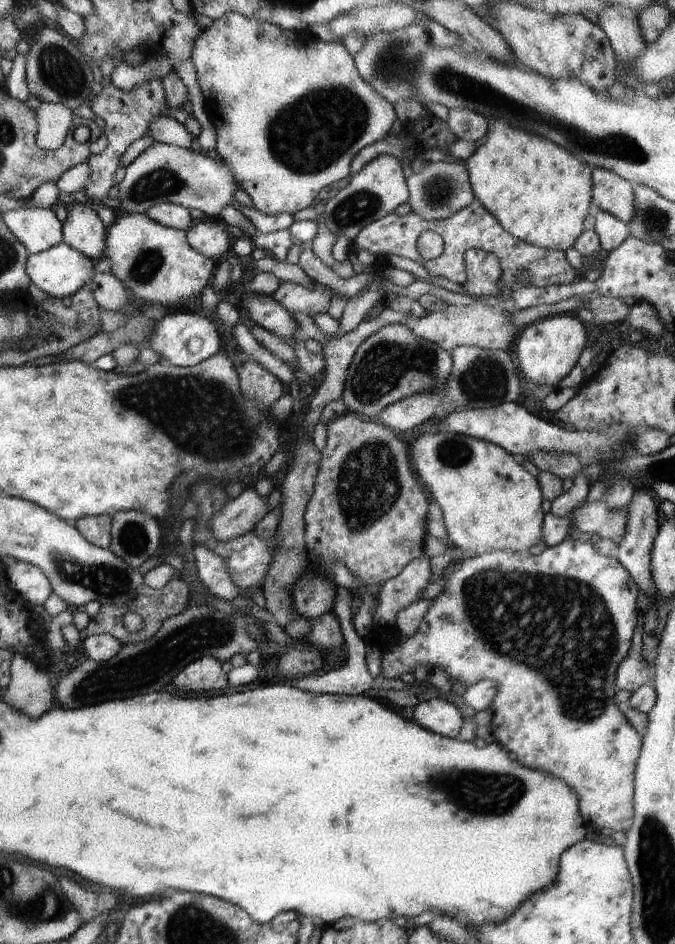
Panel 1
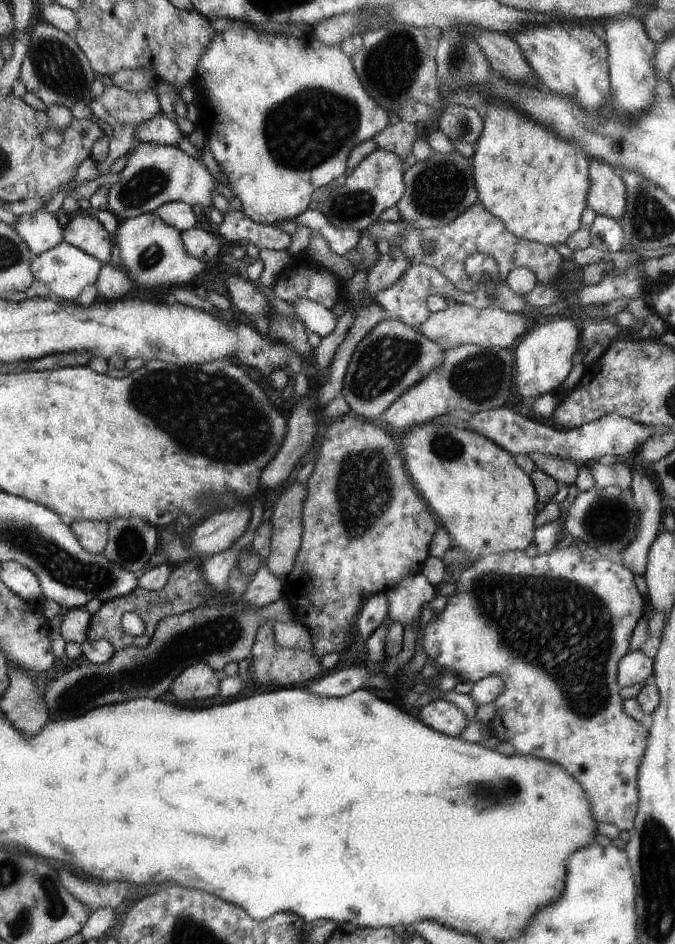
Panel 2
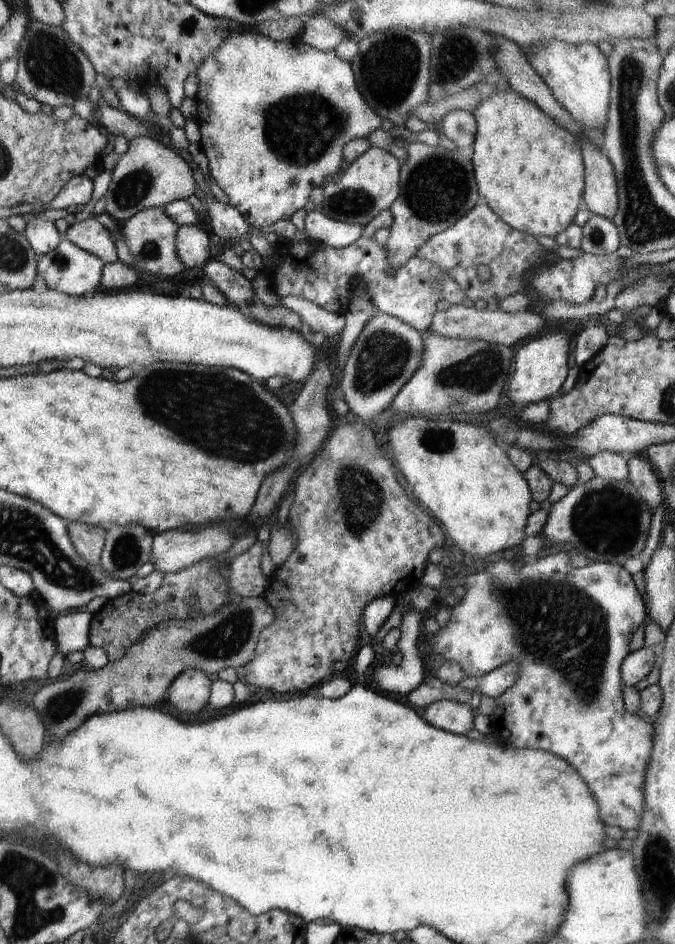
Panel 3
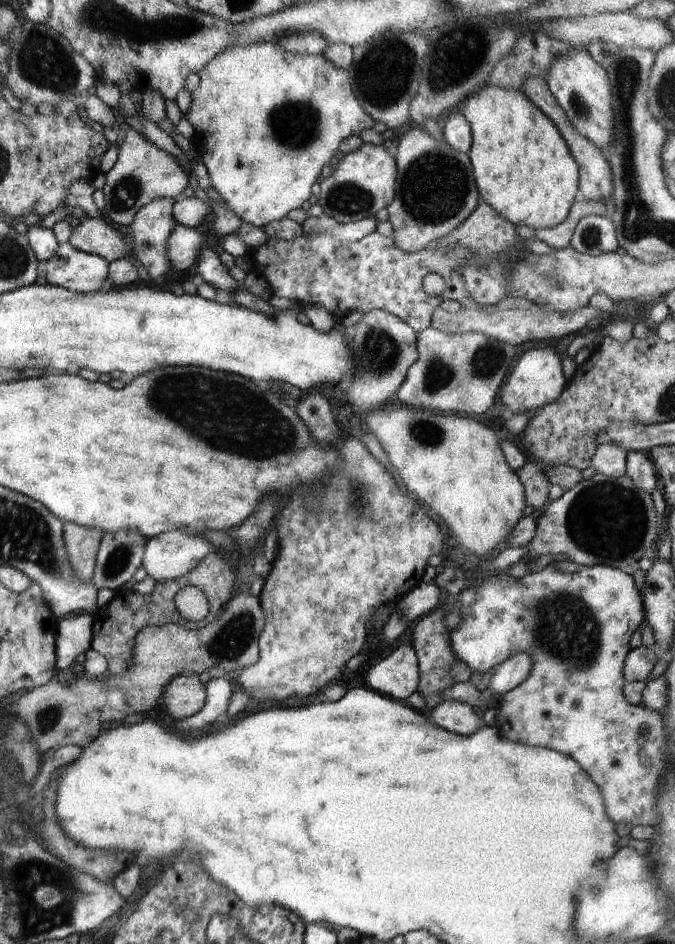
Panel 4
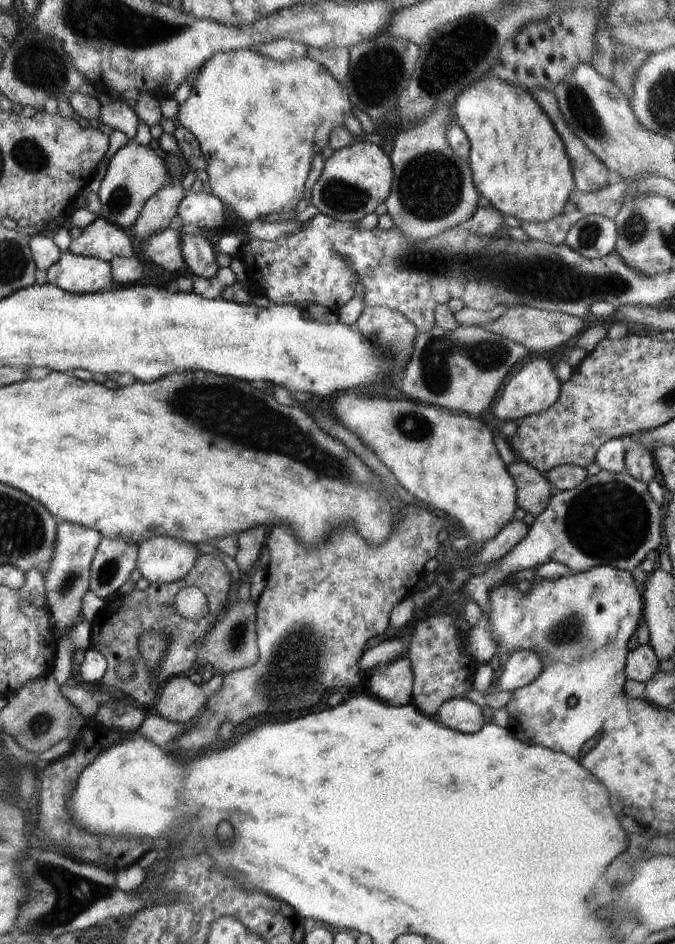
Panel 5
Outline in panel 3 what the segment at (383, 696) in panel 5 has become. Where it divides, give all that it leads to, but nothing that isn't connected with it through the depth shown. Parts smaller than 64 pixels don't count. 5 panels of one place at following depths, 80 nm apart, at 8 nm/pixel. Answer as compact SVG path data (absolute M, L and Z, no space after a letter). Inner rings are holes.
M408 611L404 615L399 626L401 637L396 645L392 659L388 663L377 666L372 672L372 682L376 684L378 692L404 700L409 697L415 688L418 688L424 682L426 676L425 664L418 651L420 640L418 636L420 636L420 627L422 626L423 618L424 615L414 611Z

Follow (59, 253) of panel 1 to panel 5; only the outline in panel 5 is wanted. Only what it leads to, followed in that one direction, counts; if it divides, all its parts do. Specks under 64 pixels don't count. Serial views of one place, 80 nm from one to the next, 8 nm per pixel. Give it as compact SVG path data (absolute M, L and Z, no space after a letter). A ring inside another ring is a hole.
M69 250L47 270L46 280L77 295L99 293L104 286L114 282L110 263L96 257L75 255Z

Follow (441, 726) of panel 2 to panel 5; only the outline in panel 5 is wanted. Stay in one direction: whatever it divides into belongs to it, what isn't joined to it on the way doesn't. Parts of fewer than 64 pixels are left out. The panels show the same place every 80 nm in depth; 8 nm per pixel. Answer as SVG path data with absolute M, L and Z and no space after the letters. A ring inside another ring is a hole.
M466 698L446 701L435 719L461 733L475 733L485 725L482 709Z

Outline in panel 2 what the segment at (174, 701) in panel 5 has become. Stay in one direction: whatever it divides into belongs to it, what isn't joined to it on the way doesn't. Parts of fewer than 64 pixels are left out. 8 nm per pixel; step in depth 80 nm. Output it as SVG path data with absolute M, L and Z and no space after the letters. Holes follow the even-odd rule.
M196 663L172 680L169 690L176 696L180 706L199 706L202 700L219 694L220 681L211 667Z

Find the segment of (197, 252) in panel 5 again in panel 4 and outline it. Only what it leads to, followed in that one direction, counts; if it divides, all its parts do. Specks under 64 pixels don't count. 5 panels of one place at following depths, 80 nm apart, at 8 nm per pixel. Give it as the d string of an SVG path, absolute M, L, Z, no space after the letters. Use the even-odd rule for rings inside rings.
M203 244L198 250L198 259L195 264L196 272L217 289L231 293L239 288L238 282L229 275L229 269L219 256Z

